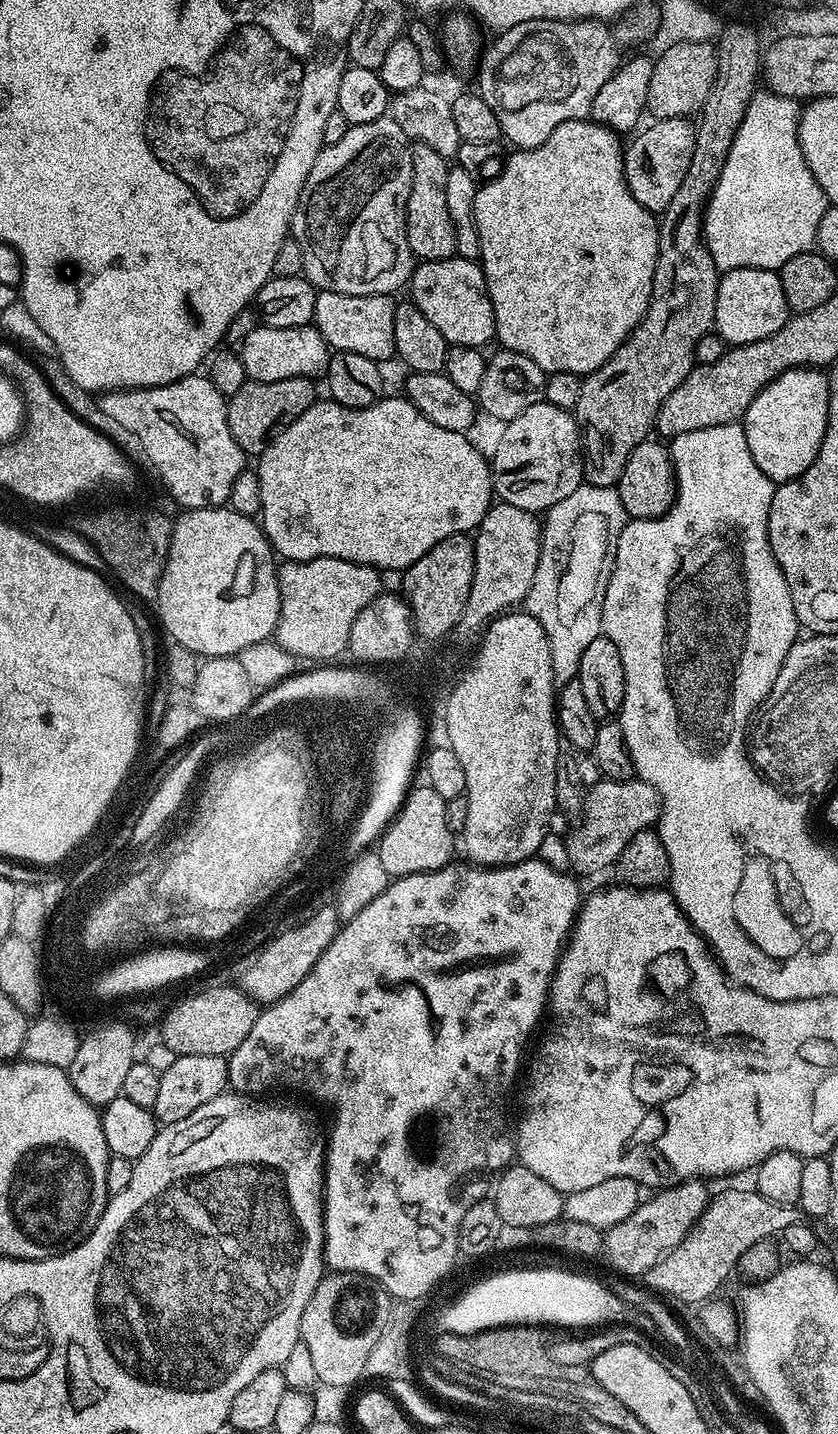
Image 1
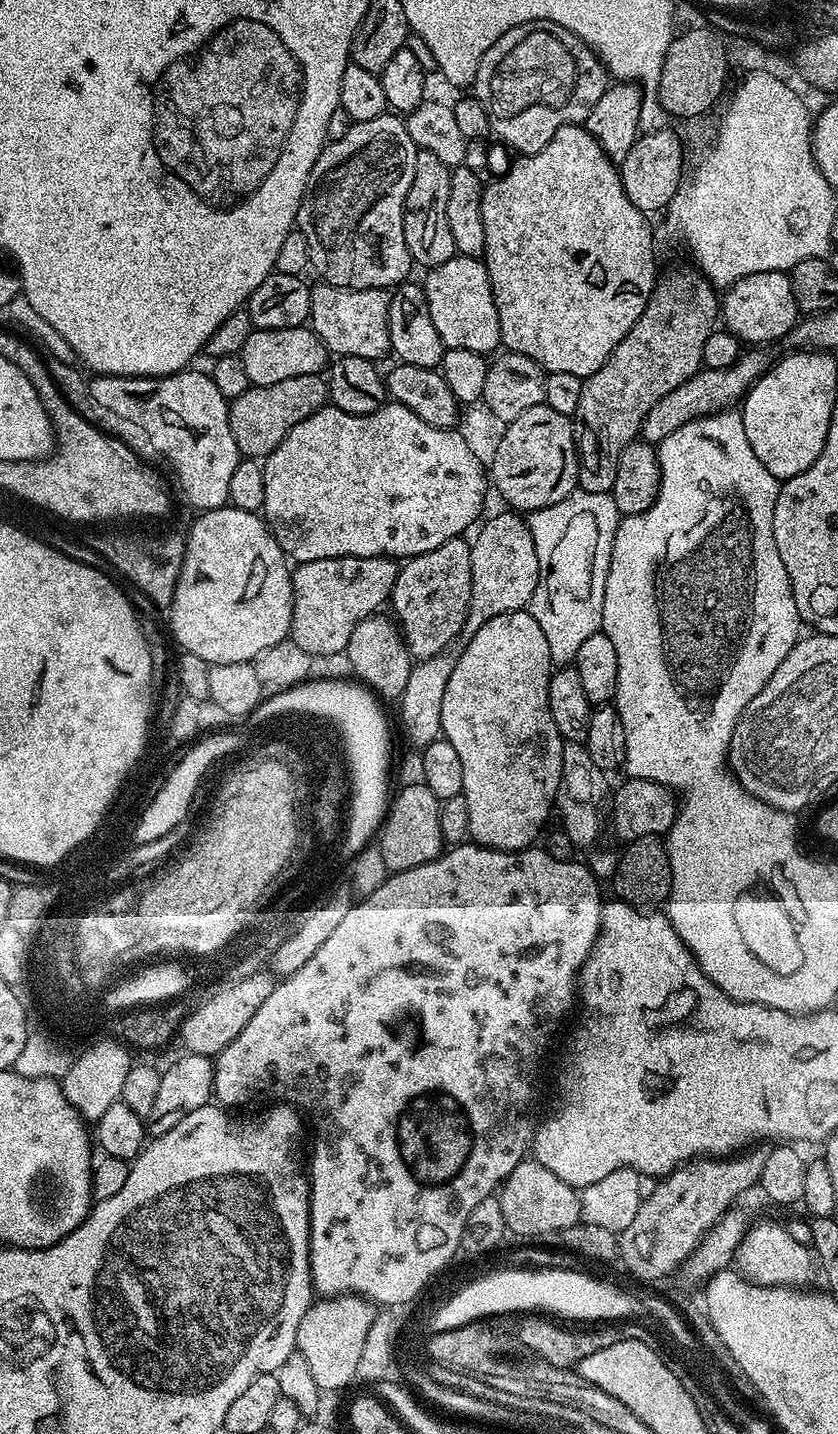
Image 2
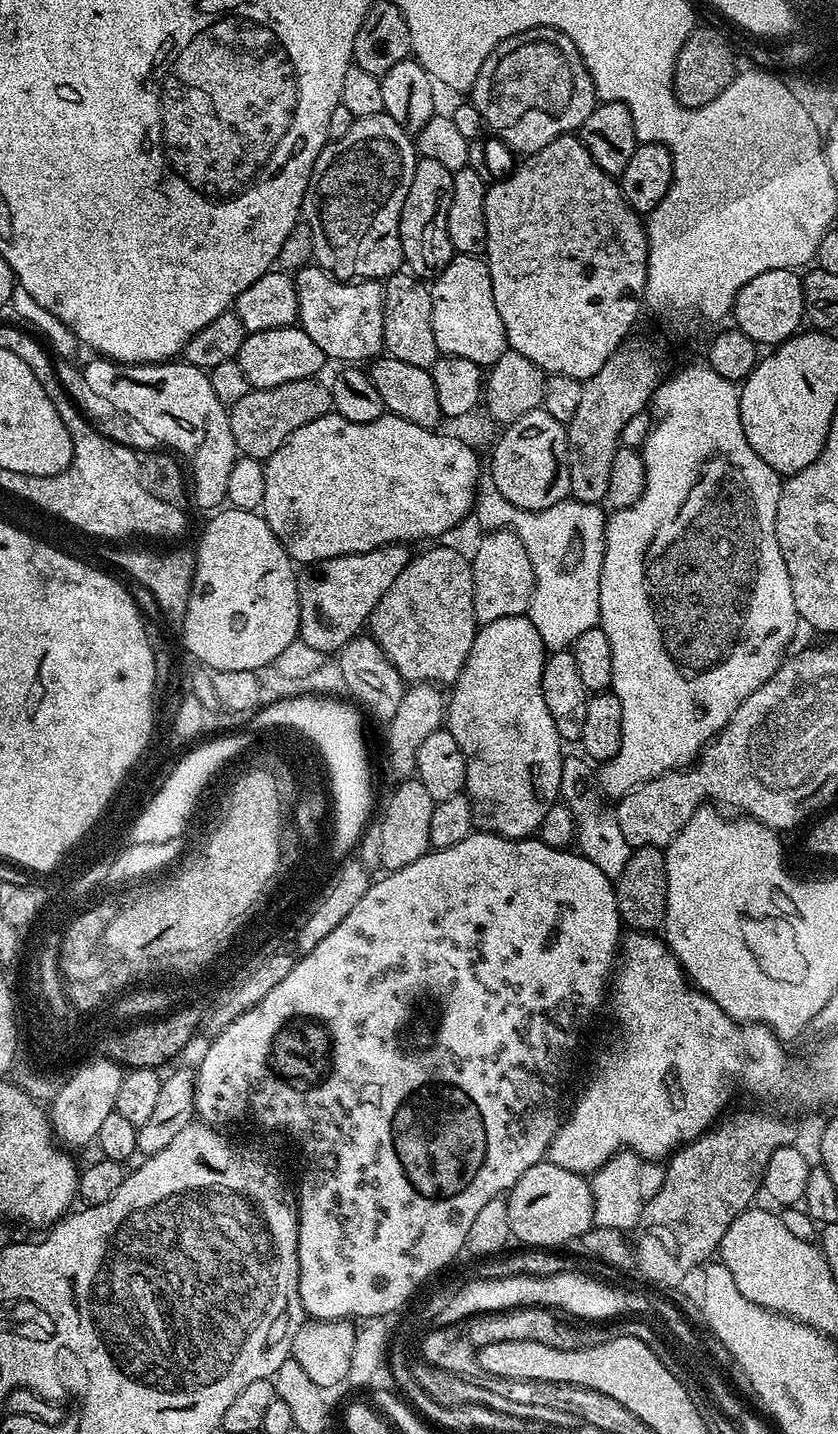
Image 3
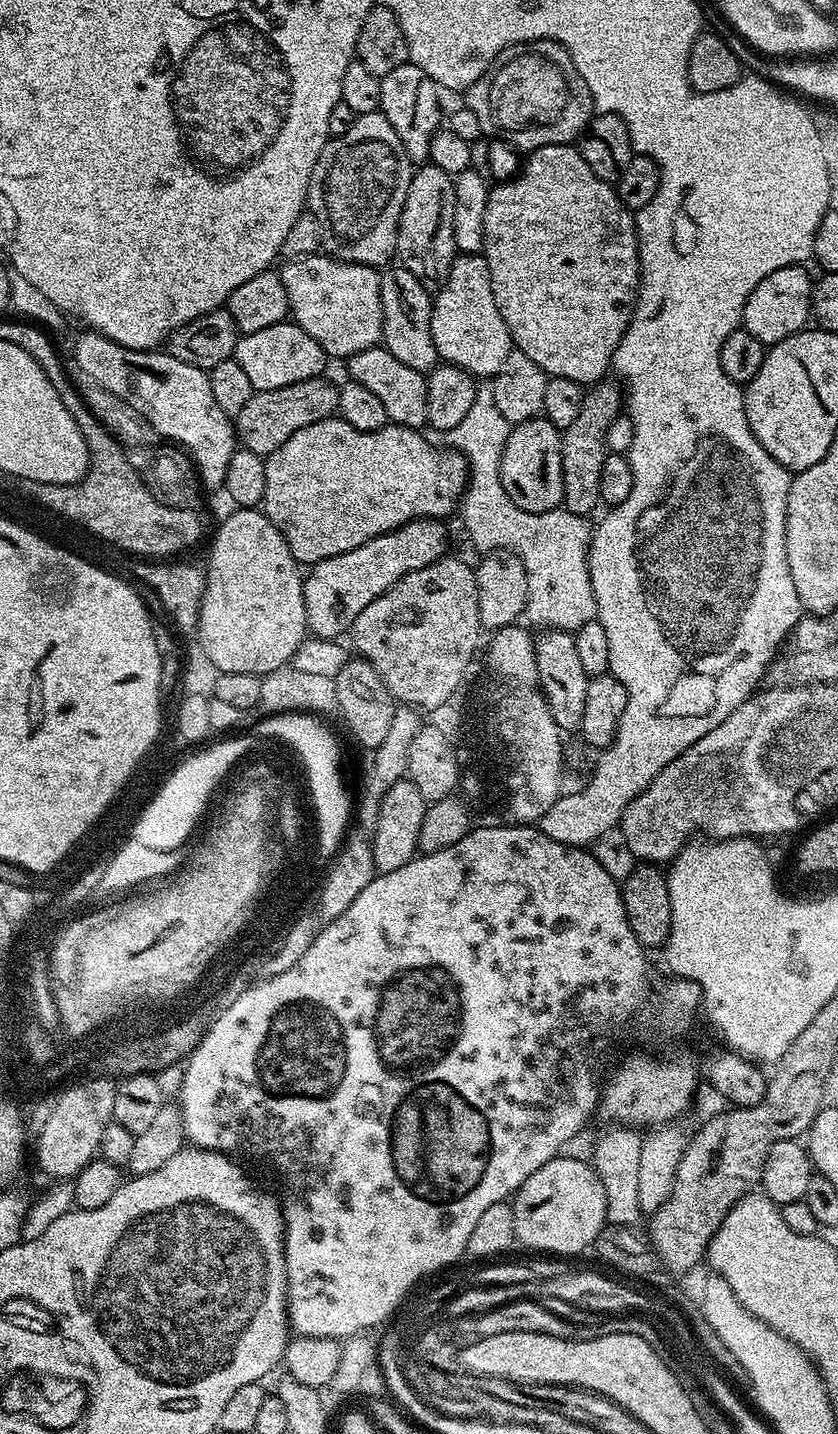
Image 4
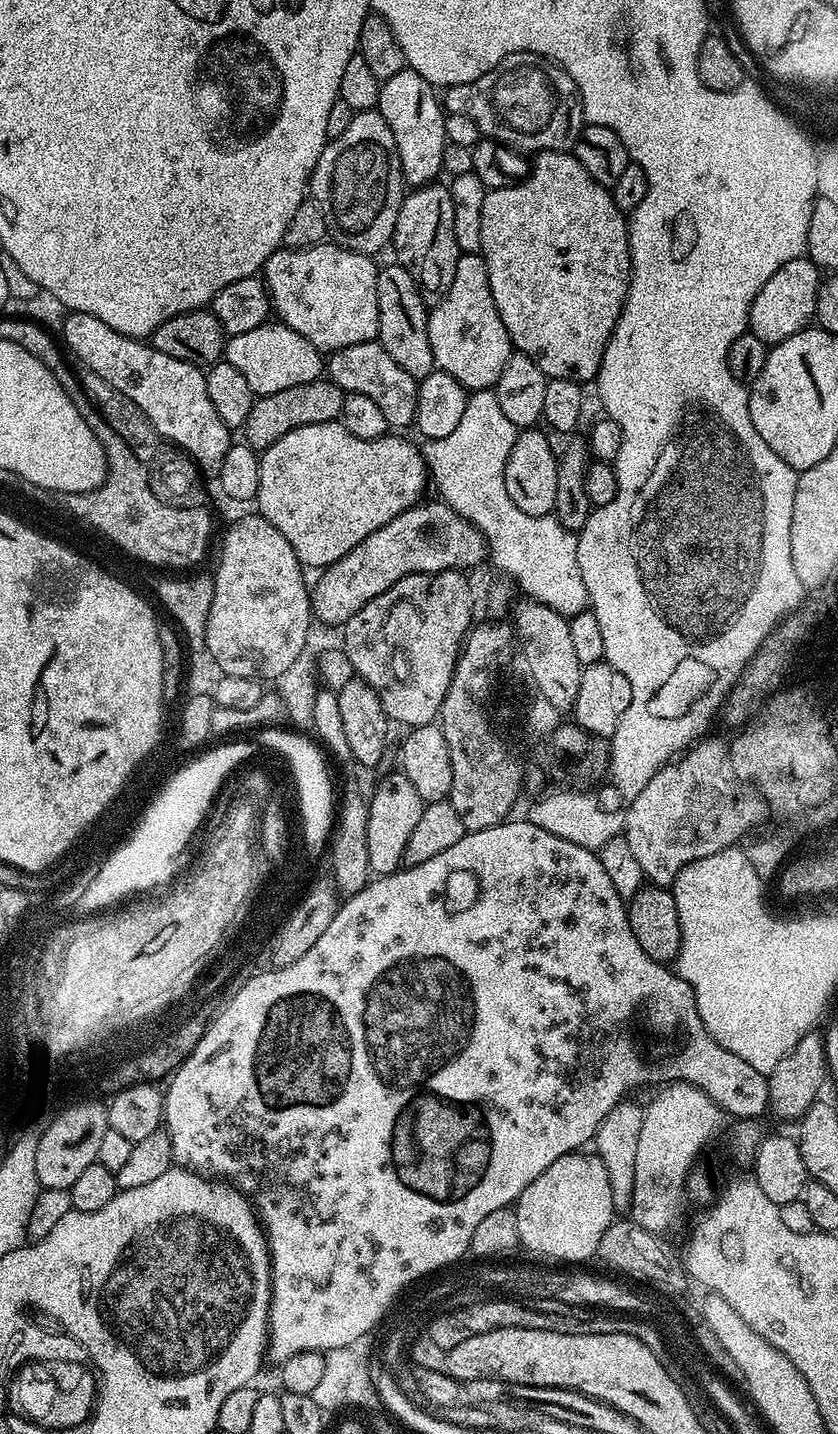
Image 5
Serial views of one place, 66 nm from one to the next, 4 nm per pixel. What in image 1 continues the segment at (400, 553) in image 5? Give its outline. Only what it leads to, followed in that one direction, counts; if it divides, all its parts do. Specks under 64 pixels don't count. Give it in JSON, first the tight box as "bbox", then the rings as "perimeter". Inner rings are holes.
{"bbox":[274,558,381,662],"perimeter":[[[314,558],[313,560],[290,560],[281,563],[280,574],[280,617],[274,633],[276,643],[281,644],[290,654],[301,661],[332,662],[348,646],[350,626],[354,618],[375,596],[381,595],[381,573],[365,564],[346,562],[342,558]]]}

